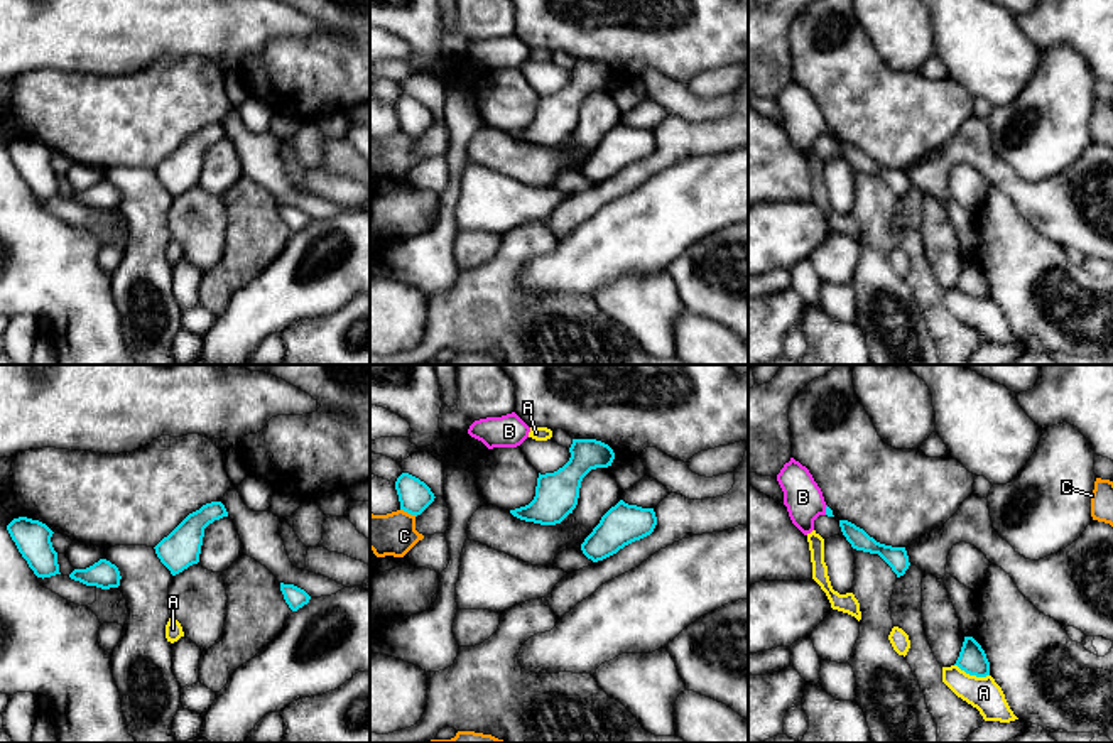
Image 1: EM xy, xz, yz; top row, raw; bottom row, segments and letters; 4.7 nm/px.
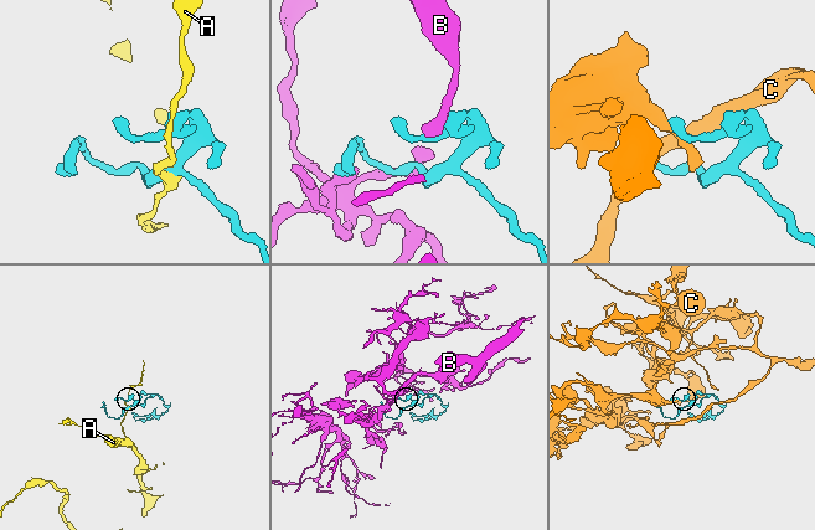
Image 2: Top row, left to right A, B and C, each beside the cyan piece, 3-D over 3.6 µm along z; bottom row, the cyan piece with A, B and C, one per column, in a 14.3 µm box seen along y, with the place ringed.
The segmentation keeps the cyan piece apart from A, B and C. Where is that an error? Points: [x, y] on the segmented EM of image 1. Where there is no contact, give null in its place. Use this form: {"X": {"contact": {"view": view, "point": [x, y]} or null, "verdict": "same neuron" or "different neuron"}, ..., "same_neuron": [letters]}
{"A": {"contact": {"view": "yz", "point": [971, 674]}, "verdict": "different neuron"}, "B": {"contact": {"view": "yz", "point": [826, 510]}, "verdict": "same neuron"}, "C": {"contact": {"view": "xz", "point": [409, 512]}, "verdict": "different neuron"}, "same_neuron": ["B"]}

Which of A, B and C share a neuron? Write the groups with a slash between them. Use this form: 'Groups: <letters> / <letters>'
Groups: A / B / C

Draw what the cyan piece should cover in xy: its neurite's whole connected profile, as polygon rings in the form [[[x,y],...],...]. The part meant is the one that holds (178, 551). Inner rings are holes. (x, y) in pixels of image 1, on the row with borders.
[[[221,502],[206,503],[189,513],[154,547],[157,557],[172,576],[199,562],[204,529],[223,517],[228,517],[228,512]]]

